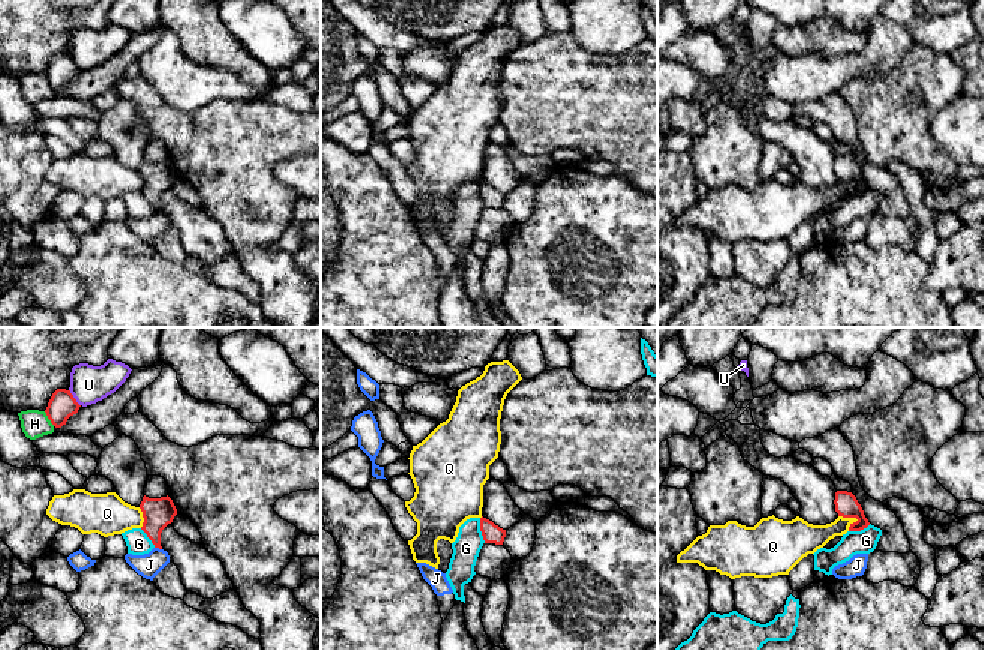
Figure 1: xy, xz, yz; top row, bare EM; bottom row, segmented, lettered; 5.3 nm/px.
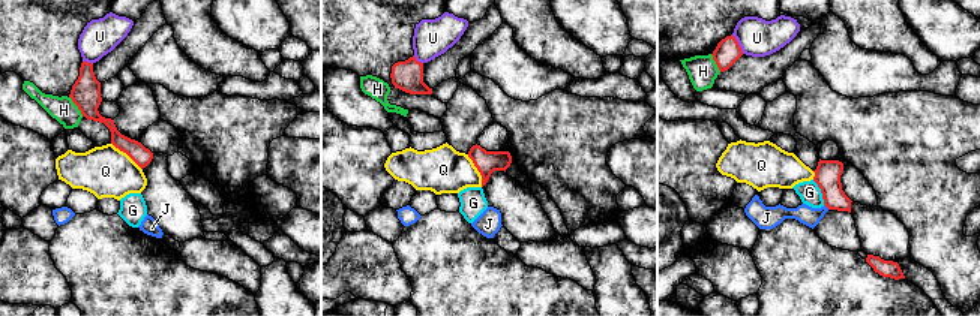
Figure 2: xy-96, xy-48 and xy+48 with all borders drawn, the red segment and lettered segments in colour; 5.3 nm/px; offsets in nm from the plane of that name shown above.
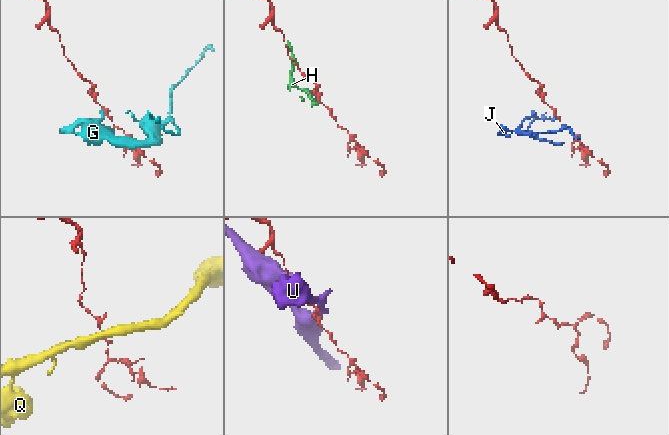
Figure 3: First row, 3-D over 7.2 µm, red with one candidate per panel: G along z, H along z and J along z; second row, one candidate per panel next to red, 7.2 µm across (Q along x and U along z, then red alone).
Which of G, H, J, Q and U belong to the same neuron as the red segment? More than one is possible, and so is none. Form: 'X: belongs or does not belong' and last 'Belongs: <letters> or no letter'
G: does not belong
H: does not belong
J: does not belong
Q: does not belong
U: does not belong
Belongs: no letter

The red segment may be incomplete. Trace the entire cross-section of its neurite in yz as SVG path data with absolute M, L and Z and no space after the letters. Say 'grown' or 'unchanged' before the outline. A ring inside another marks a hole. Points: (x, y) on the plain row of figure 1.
unchanged; M837 155L834 168L838 180L858 183L856 186L850 188L849 195L861 195L870 189L861 168L852 156Z

